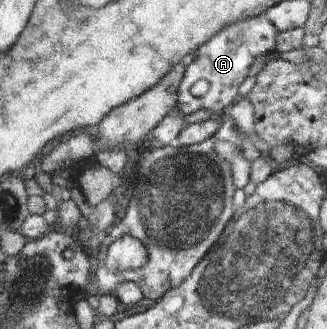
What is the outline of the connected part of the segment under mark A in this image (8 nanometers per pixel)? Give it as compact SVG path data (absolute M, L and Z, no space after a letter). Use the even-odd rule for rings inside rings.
M251 16L237 20L235 24L228 24L219 34L205 41L195 52L197 58L184 70L178 86L177 110L184 115L200 109L211 113L226 112L226 109L239 98L239 86L247 78L255 58L276 51L277 34L278 30L265 16ZM197 82L209 84L207 92L199 97L191 94L191 88Z

